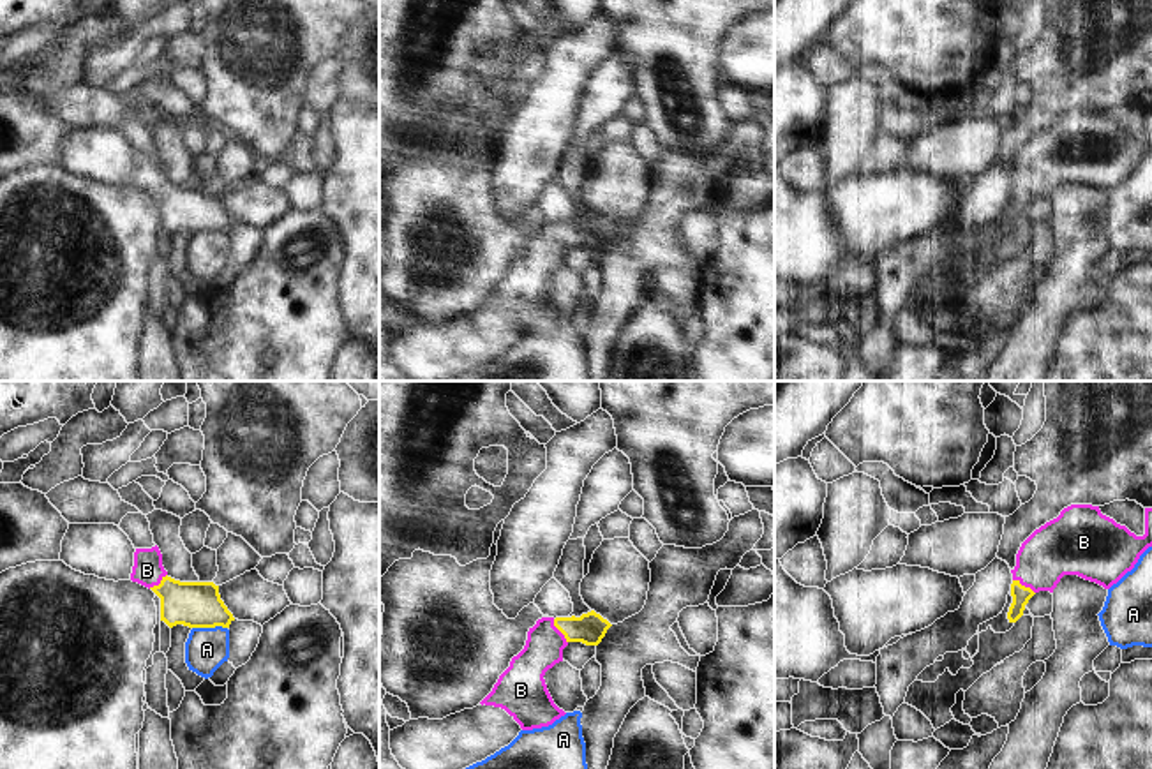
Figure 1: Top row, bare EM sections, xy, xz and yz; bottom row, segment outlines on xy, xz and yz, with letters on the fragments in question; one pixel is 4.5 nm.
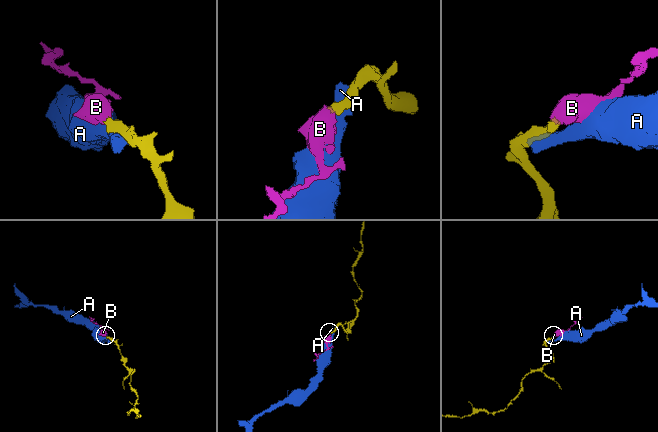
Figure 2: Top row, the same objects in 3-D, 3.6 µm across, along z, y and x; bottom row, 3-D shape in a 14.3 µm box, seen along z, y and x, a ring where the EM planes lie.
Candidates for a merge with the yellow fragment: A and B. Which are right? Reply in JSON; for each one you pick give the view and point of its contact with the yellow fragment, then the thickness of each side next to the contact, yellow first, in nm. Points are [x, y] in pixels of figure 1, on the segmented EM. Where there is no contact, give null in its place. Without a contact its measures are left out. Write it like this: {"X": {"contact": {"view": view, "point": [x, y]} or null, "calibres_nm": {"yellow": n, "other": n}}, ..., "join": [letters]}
{"B": {"contact": {"view": "yz", "point": [1024, 586]}, "calibres_nm": {"yellow": 80, "other": 260}}, "join": ["B"]}

